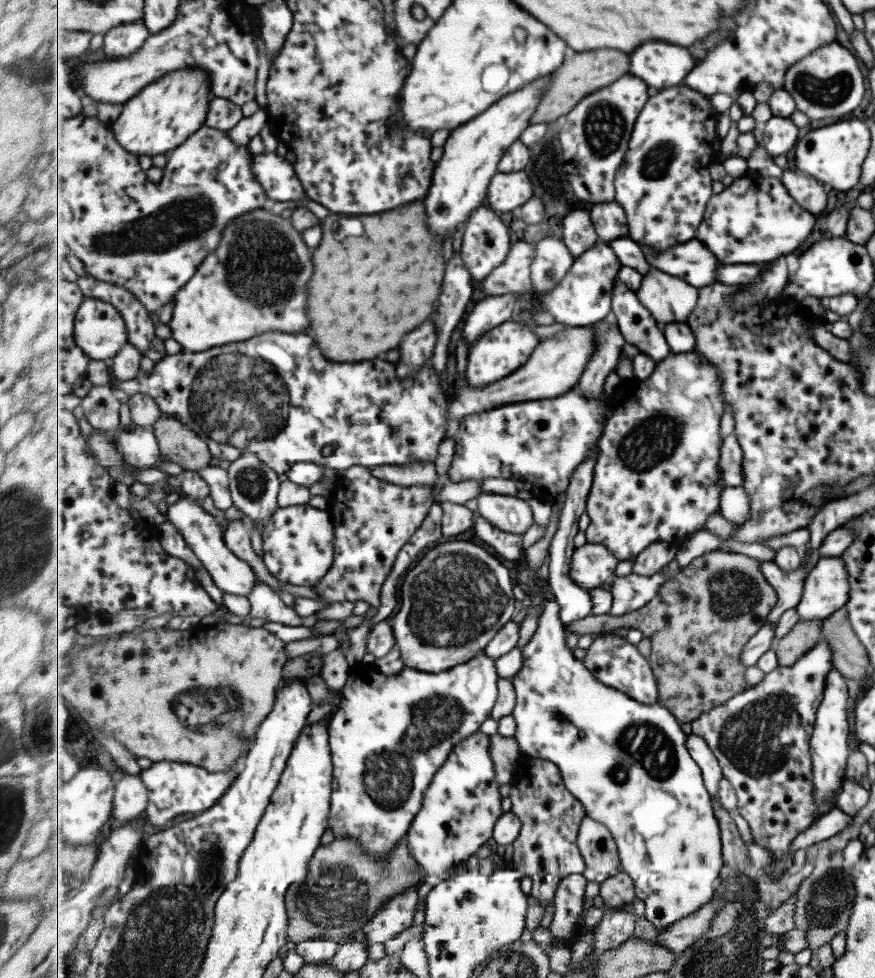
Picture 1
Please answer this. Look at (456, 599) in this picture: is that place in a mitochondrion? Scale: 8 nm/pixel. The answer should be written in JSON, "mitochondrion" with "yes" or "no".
{"mitochondrion":"yes"}

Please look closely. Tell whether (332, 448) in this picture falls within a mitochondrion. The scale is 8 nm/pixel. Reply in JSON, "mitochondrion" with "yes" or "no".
{"mitochondrion":"no"}

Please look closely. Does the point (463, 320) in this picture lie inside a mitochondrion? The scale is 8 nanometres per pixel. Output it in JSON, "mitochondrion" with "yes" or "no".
{"mitochondrion":"no"}

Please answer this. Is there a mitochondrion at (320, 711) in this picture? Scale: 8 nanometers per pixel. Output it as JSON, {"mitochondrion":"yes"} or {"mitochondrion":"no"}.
{"mitochondrion":"no"}

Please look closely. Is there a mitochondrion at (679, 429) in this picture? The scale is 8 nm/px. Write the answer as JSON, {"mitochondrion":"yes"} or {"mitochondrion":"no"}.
{"mitochondrion":"yes"}

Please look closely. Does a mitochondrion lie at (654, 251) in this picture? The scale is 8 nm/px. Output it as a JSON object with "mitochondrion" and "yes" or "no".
{"mitochondrion":"no"}

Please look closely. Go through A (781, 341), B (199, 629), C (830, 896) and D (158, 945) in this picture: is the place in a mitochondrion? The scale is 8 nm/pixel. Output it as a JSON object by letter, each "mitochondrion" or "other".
{"A":"other","B":"other","C":"mitochondrion","D":"mitochondrion"}

